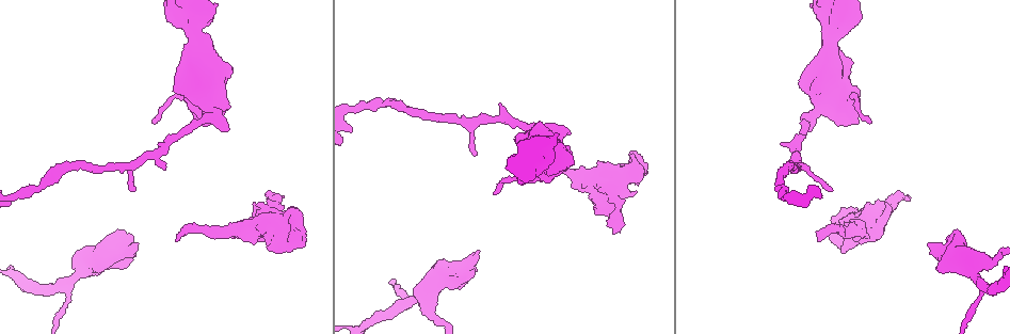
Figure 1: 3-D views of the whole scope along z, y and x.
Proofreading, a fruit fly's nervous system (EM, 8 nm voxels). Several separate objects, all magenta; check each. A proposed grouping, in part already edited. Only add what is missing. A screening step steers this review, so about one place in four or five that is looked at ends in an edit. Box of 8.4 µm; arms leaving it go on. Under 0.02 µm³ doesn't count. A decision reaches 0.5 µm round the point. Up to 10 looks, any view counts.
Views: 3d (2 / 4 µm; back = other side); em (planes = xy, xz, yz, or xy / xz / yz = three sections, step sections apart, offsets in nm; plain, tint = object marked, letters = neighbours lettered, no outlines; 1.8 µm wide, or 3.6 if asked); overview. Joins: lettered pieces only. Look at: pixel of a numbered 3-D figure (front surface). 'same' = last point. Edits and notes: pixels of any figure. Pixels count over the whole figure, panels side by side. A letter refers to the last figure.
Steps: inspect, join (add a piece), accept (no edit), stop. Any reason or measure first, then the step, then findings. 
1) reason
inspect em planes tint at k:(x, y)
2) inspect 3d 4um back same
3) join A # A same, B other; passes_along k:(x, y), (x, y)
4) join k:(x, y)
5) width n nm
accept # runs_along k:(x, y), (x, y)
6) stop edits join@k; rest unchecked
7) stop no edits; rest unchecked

sudden change in width
inspect 3d 4um at 1:(212, 114)

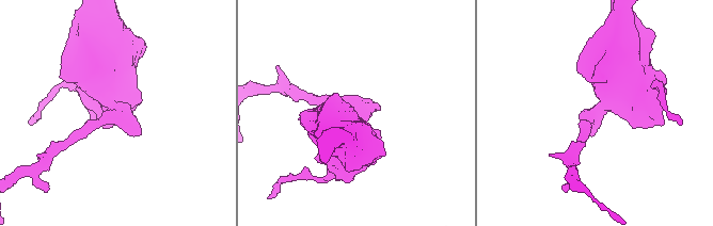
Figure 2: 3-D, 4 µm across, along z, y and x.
arm_widths 200, 800 nm; now the EM
inspect em 3.6um planes plain at 2:(592, 115)

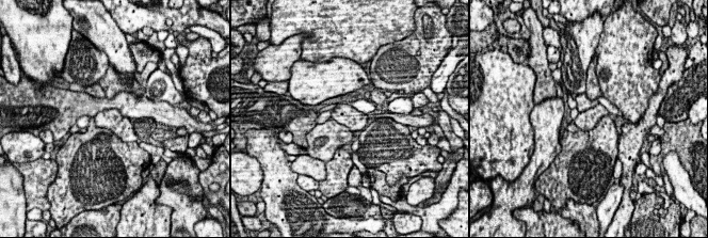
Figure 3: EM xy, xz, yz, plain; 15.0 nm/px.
see the neighbours
inspect em 3.6um planes letters same

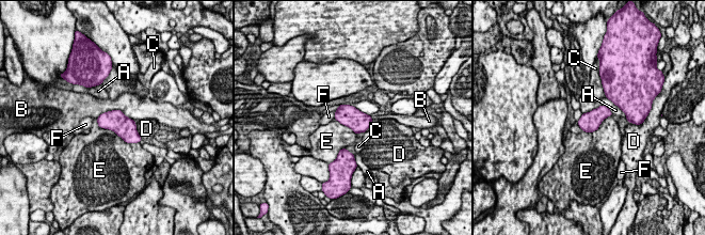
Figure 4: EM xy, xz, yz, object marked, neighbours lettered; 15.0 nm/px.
accept # A other, B other, C other, D other, E other, F other; border 4:(96, 119), (125, 141), (139, 142); none of them fits

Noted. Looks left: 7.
free end
inspect 3d 2um back at 1:(818, 239)

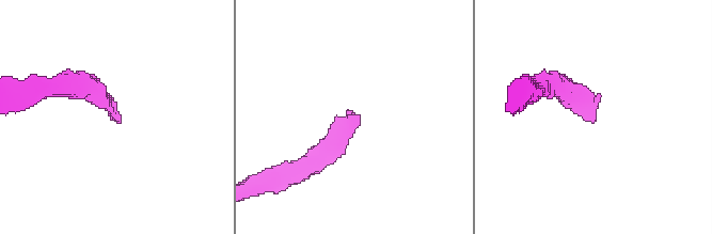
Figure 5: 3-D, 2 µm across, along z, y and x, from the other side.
inspect em yz step 4 tint at 5:(357, 118)

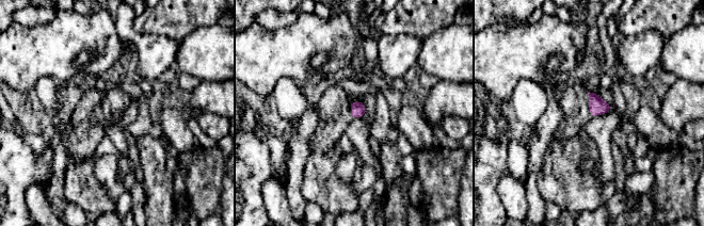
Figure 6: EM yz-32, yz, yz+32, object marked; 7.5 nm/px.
inspect em planes letters same

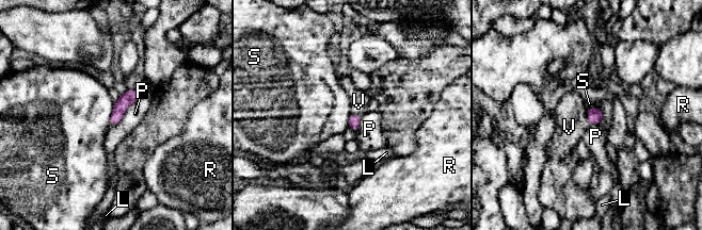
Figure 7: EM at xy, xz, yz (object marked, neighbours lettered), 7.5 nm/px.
join V # L other, P other, R other, S other, V same; passes_along 7:(594, 116), (587, 116), (571, 121); the cell continues

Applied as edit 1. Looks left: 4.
branch stops here
inspect 3d 2um at 1:(281, 252)

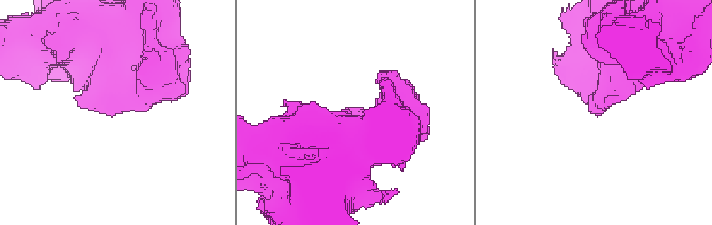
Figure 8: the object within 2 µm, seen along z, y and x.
inspect em 3.6um planes plain at 8:(591, 112)

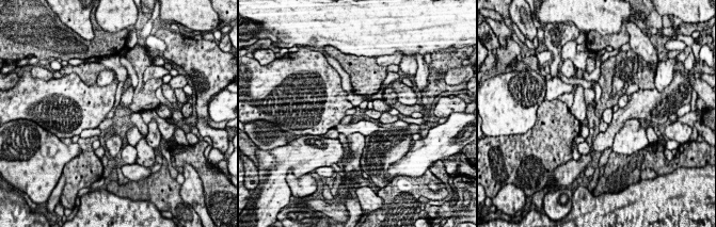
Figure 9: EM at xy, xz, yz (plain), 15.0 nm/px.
what lies round it
inspect em 3.6um planes letters same

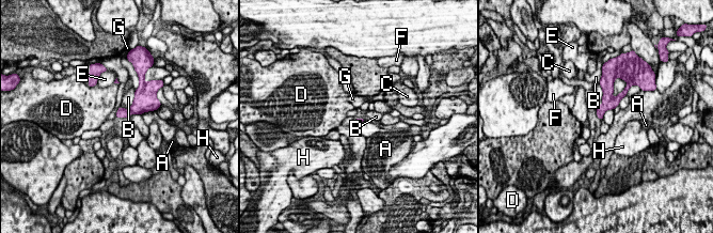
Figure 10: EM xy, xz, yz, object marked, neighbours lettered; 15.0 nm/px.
accept # A other, B other, C other, D other, E other, F other, G other, H other; border 10:(135, 91), (132, 104), (121, 108); no lettered piece goes on from it

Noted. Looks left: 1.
stop edits join@7; rest unchecked

